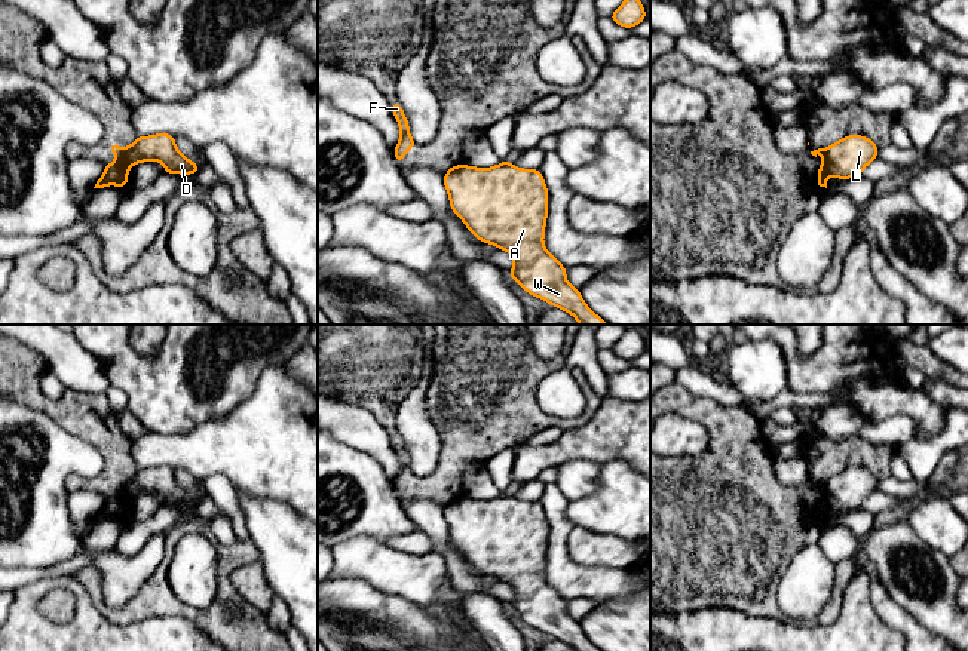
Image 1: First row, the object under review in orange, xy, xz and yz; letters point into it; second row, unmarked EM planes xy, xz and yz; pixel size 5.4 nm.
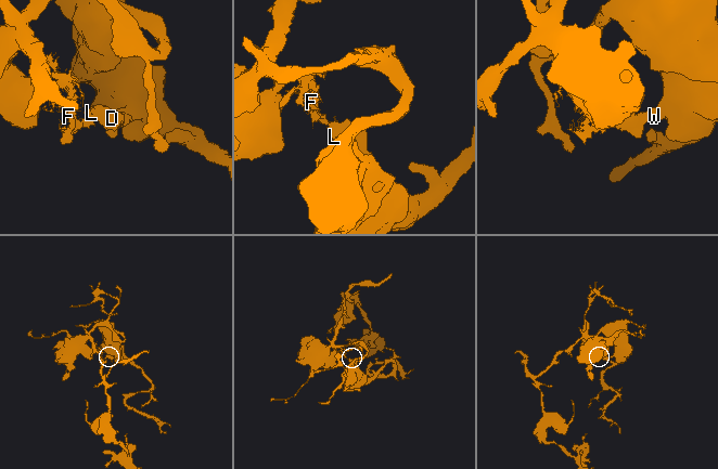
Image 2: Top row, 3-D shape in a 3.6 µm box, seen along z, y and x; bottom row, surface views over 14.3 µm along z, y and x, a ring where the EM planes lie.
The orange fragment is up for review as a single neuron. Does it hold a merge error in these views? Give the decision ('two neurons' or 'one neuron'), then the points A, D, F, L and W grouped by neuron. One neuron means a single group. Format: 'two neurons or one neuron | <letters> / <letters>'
two neurons | A D L W / F

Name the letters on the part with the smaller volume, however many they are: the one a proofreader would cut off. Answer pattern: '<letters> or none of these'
F

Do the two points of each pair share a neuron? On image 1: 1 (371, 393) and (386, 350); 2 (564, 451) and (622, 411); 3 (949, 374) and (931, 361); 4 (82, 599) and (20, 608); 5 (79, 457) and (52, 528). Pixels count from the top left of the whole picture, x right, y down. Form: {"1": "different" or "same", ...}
{"1": "same", "2": "same", "3": "same", "4": "same", "5": "same"}

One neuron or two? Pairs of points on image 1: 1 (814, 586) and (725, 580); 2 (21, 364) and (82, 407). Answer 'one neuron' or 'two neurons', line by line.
1: two neurons
2: one neuron

